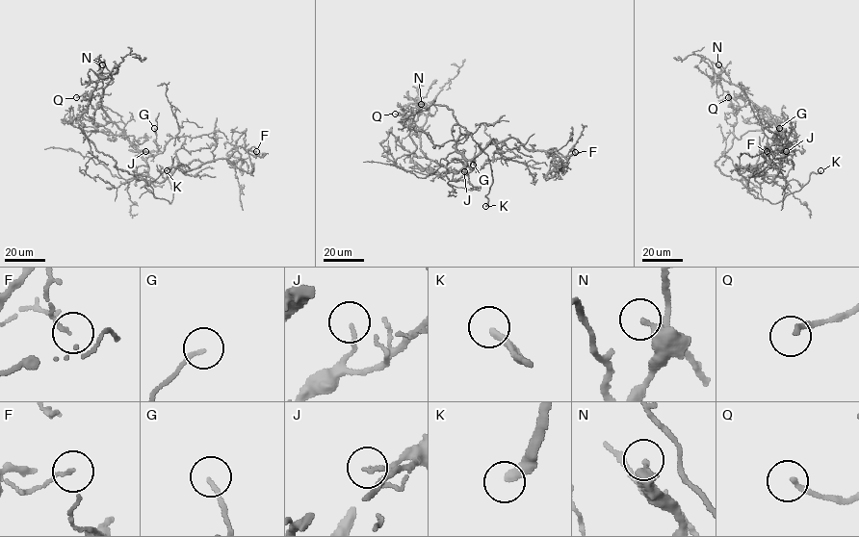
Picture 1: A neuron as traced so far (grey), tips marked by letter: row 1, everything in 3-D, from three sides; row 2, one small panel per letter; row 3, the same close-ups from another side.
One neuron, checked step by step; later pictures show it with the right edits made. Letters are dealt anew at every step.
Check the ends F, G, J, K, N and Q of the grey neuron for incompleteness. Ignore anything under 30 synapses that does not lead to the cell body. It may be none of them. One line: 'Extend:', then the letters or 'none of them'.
Extend: K, Q

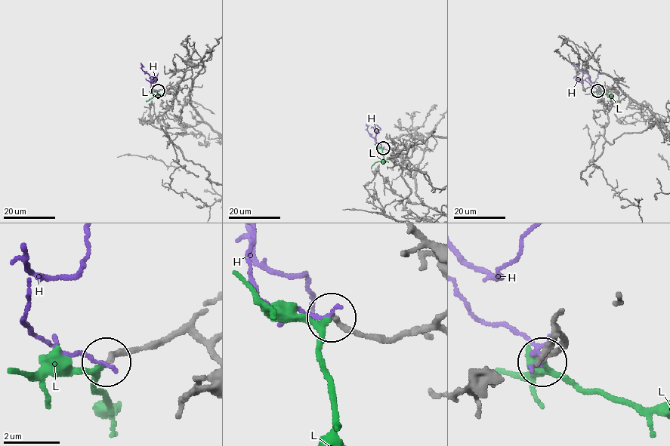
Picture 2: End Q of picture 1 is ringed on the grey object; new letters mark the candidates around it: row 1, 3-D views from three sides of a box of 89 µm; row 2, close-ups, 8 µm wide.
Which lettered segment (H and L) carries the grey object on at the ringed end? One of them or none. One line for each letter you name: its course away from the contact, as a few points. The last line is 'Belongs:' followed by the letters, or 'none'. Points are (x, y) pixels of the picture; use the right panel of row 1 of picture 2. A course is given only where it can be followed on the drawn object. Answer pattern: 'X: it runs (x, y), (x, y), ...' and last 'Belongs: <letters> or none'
L: it runs (597, 90), (619, 102)
Belongs: L

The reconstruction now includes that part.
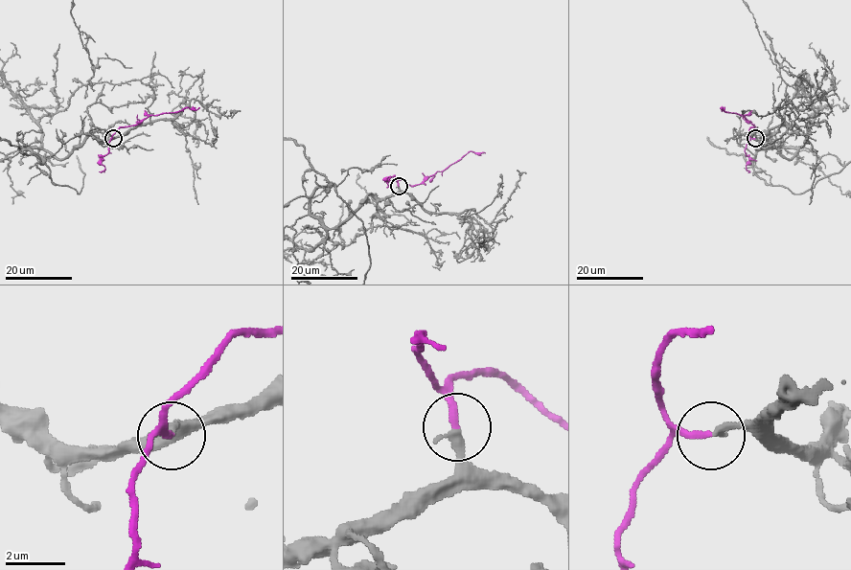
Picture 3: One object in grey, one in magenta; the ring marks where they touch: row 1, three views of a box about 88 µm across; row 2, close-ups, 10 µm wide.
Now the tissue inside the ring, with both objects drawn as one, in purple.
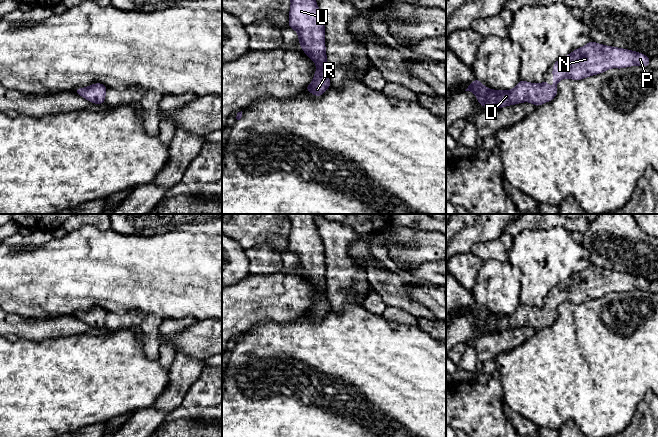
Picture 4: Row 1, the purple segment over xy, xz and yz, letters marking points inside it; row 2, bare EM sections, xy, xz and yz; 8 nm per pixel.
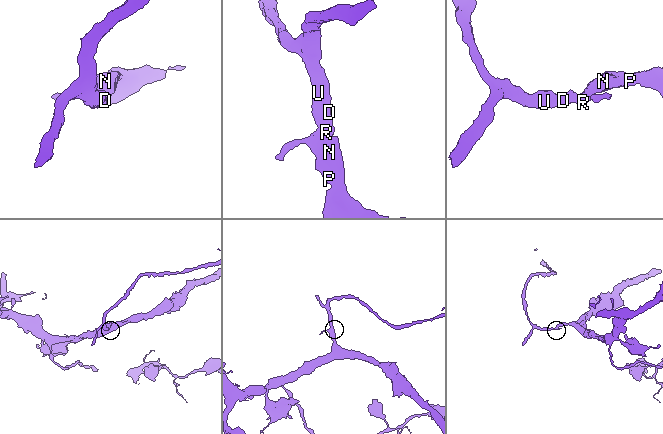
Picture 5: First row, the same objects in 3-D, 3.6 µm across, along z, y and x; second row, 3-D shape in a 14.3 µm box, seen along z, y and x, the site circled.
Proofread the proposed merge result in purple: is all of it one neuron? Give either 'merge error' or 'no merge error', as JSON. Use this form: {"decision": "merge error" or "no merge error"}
{"decision": "no merge error"}

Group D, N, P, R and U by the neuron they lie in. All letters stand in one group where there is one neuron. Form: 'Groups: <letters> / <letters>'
Groups: D N P R U

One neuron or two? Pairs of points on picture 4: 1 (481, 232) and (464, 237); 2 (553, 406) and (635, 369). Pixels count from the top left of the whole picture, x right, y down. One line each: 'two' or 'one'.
1: one
2: one

